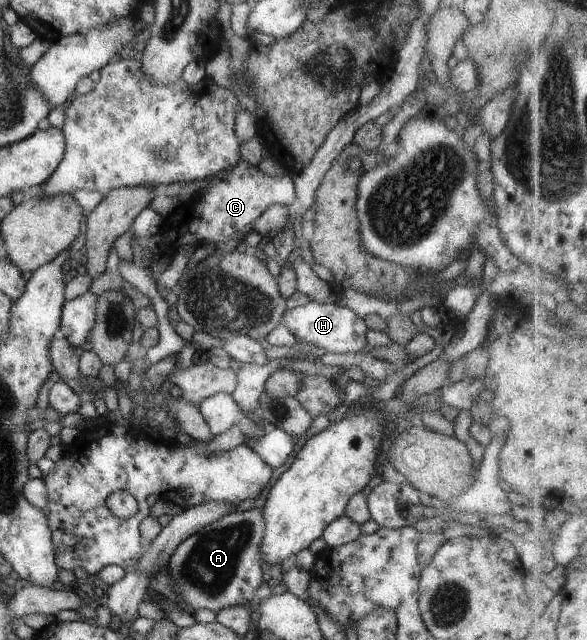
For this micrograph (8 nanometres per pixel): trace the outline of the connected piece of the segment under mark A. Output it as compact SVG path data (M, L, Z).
M253 507L246 511L231 511L230 513L223 515L221 518L218 518L216 521L213 521L212 523L205 525L203 528L200 528L199 530L197 530L197 532L194 532L187 538L184 538L175 547L173 554L168 558L167 572L169 573L169 576L172 578L172 587L174 588L174 593L178 596L178 600L179 596L181 596L181 602L183 602L183 604L187 606L187 608L191 608L191 610L197 610L198 608L207 608L213 612L216 612L216 610L231 605L242 604L249 606L248 602L251 602L255 590L259 586L259 583L262 582L260 567L260 563L262 562L262 556L258 551L258 546L261 542L261 539L263 538L262 534L264 531L264 518L262 517L261 510L262 508L258 509Z

